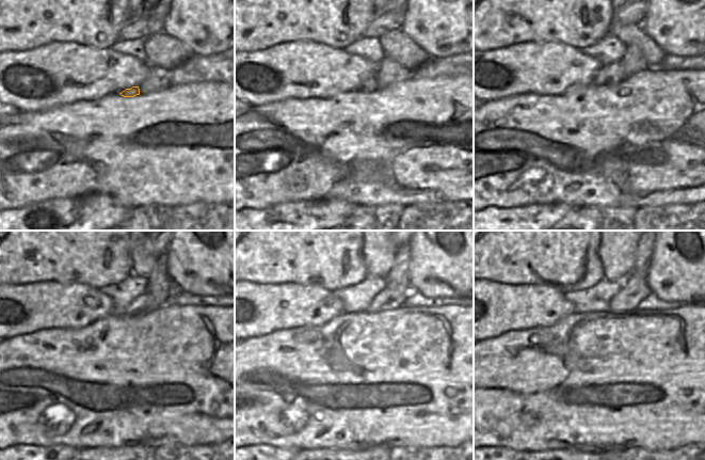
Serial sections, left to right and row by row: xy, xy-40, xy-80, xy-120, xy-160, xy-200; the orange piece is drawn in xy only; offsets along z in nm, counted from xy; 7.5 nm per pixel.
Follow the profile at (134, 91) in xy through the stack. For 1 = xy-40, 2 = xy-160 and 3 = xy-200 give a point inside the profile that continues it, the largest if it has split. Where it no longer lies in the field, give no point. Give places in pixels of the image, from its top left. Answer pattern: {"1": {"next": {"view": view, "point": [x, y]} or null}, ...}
{"1": {"next": {"view": "xy-40", "point": [370, 84]}}, "2": {"next": {"view": "xy-160", "point": [389, 299]}}, "3": {"next": {"view": "xy-200", "point": [635, 289]}}}

